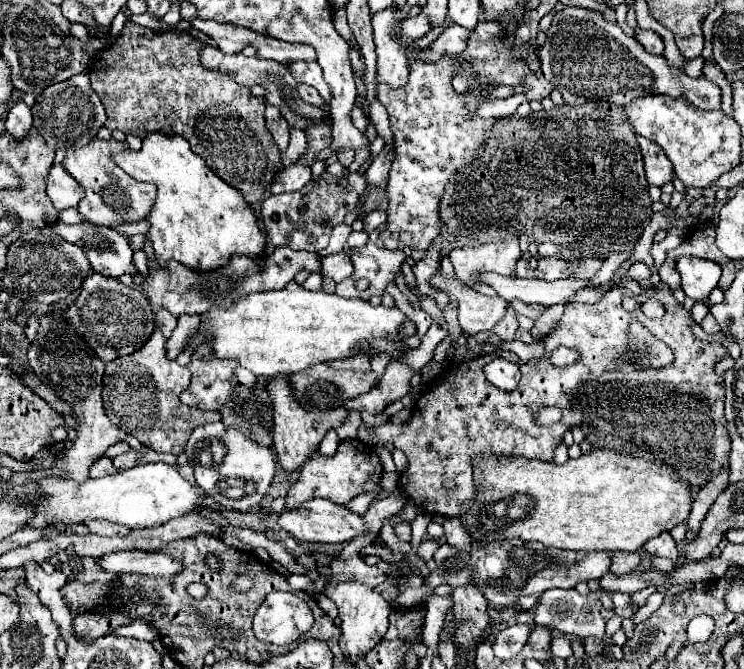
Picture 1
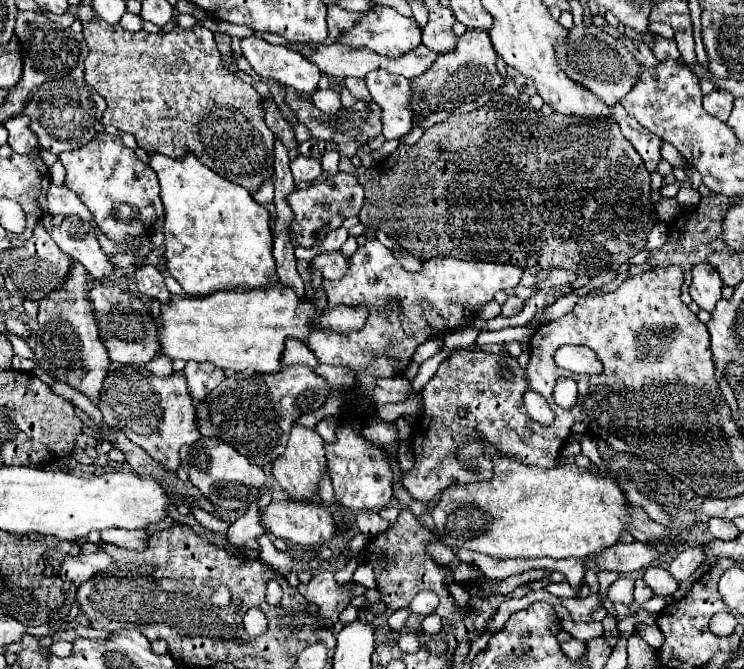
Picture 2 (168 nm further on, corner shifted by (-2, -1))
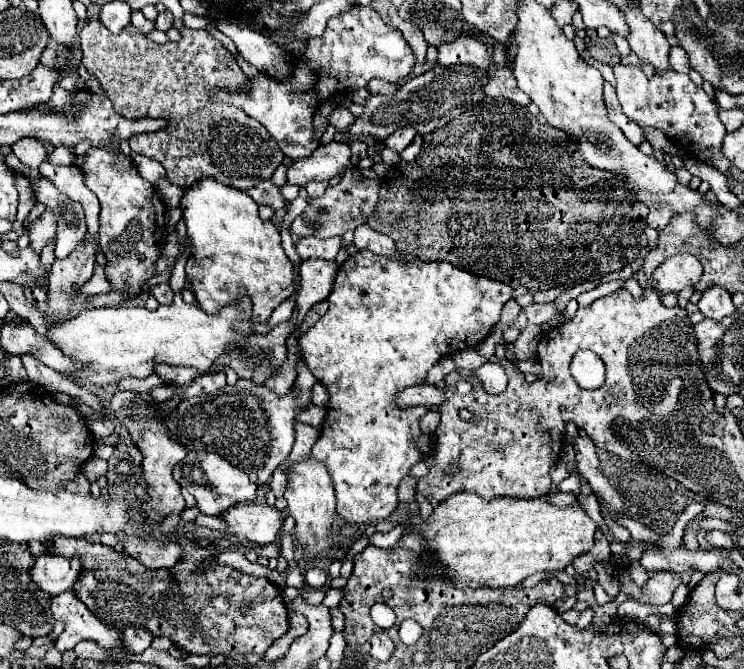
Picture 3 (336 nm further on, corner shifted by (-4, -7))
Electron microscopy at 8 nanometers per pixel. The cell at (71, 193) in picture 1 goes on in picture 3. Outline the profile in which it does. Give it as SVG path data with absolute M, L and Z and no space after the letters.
M46 210L40 218L36 218L30 228L28 228L28 238L30 238L30 248L40 254L42 248L56 236L56 222L54 222L54 214L50 214L50 210Z

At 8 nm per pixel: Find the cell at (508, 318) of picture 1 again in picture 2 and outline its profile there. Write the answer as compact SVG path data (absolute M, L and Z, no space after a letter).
M510 296L510 298L506 300L506 304L502 306L502 316L516 316L516 314L522 310L522 304L524 304L522 298Z

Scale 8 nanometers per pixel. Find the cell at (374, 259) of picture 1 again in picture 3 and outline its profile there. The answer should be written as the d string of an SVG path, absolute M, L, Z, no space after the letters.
M362 250L354 256L350 256L338 270L338 276L334 280L334 288L328 296L328 312L316 322L314 328L310 328L308 332L304 332L298 340L298 346L302 350L302 358L308 366L308 370L328 388L328 394L330 394L330 400L328 400L328 406L326 406L326 418L324 418L324 424L322 424L322 432L320 432L320 438L316 440L316 444L312 446L312 452L310 456L314 460L320 460L326 470L330 472L330 478L334 482L334 490L336 490L336 500L338 500L338 514L342 516L344 522L348 524L376 524L380 520L386 520L396 508L398 508L398 484L404 476L408 476L410 468L416 464L416 462L422 462L424 460L424 454L422 450L418 448L416 440L420 438L420 418L430 412L430 408L426 406L410 406L410 408L398 408L396 406L396 394L402 392L404 388L408 386L416 386L416 384L424 384L426 380L426 374L428 370L440 360L440 358L446 358L446 356L452 356L460 350L466 350L466 348L474 348L476 344L480 344L490 332L492 328L498 324L500 320L500 310L502 306L512 298L512 288L502 284L502 282L496 282L492 278L482 278L482 276L474 276L466 270L460 270L456 266L452 266L450 262L442 262L442 260L436 260L436 262L424 262L412 254L402 254L402 260L394 258L394 256L382 256L382 254L374 254L374 252L368 252L368 250Z

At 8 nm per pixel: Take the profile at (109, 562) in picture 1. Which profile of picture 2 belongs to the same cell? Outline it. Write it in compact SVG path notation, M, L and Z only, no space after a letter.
M94 552L94 554L78 554L78 556L66 556L62 560L60 576L64 580L72 580L76 586L90 580L96 572L106 570L112 564L112 556L106 552Z

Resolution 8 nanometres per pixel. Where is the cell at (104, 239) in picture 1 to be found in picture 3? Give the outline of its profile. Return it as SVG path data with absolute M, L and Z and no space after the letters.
M36 178L32 182L32 188L36 192L36 200L42 202L46 208L50 208L58 222L58 234L56 234L56 258L66 258L74 248L80 246L84 234L86 234L86 222L84 222L84 210L78 202L64 196L48 178Z

